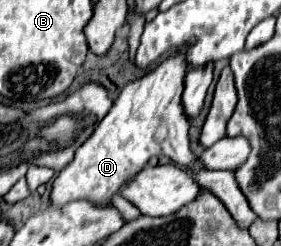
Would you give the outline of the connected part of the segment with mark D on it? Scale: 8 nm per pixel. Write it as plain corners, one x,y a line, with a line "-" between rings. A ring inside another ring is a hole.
183,47
163,63
159,63
145,77
127,83
117,99
113,101
111,111
97,125
93,135
75,151
75,159
55,177
51,189
51,205
61,207
69,201
87,199
93,203
109,203
115,193
133,179
149,161
151,155
167,155
179,167
193,173
197,183
211,193
215,193
239,227
249,229
255,221
255,213
251,211
245,195
239,191
233,171
205,171
201,169
199,157
193,155
189,147
189,119
185,115
181,93
187,71
187,59
183,55

